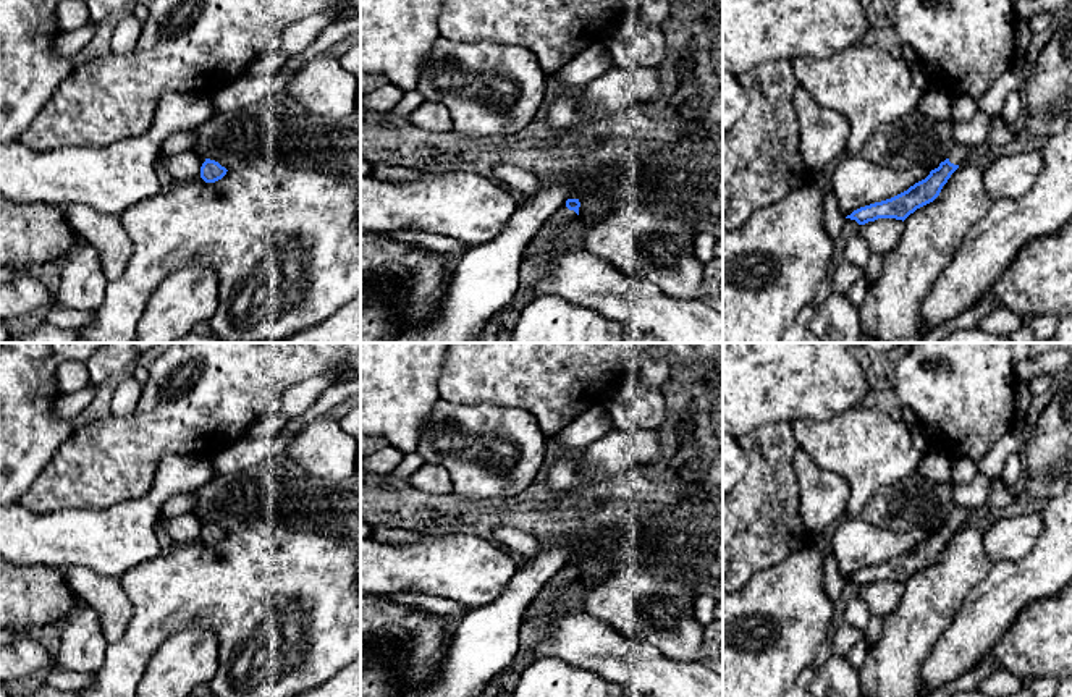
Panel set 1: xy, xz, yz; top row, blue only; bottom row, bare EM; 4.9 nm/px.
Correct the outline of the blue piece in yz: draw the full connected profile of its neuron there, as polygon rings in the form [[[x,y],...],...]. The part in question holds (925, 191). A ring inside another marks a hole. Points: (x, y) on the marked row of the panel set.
[[[957,144],[949,157],[941,162],[938,168],[931,170],[925,180],[891,199],[860,207],[846,218],[855,220],[859,225],[878,218],[896,218],[904,222],[917,209],[933,202],[939,196],[951,175],[969,162],[973,150],[975,147]]]

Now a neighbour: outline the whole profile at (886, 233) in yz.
[[[878,218],[860,225],[860,236],[872,252],[886,256],[902,238],[904,222],[896,218]]]

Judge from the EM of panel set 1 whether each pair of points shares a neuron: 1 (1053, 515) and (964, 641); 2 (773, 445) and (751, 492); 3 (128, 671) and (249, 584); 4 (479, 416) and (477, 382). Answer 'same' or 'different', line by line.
1: same
2: same
3: same
4: different

